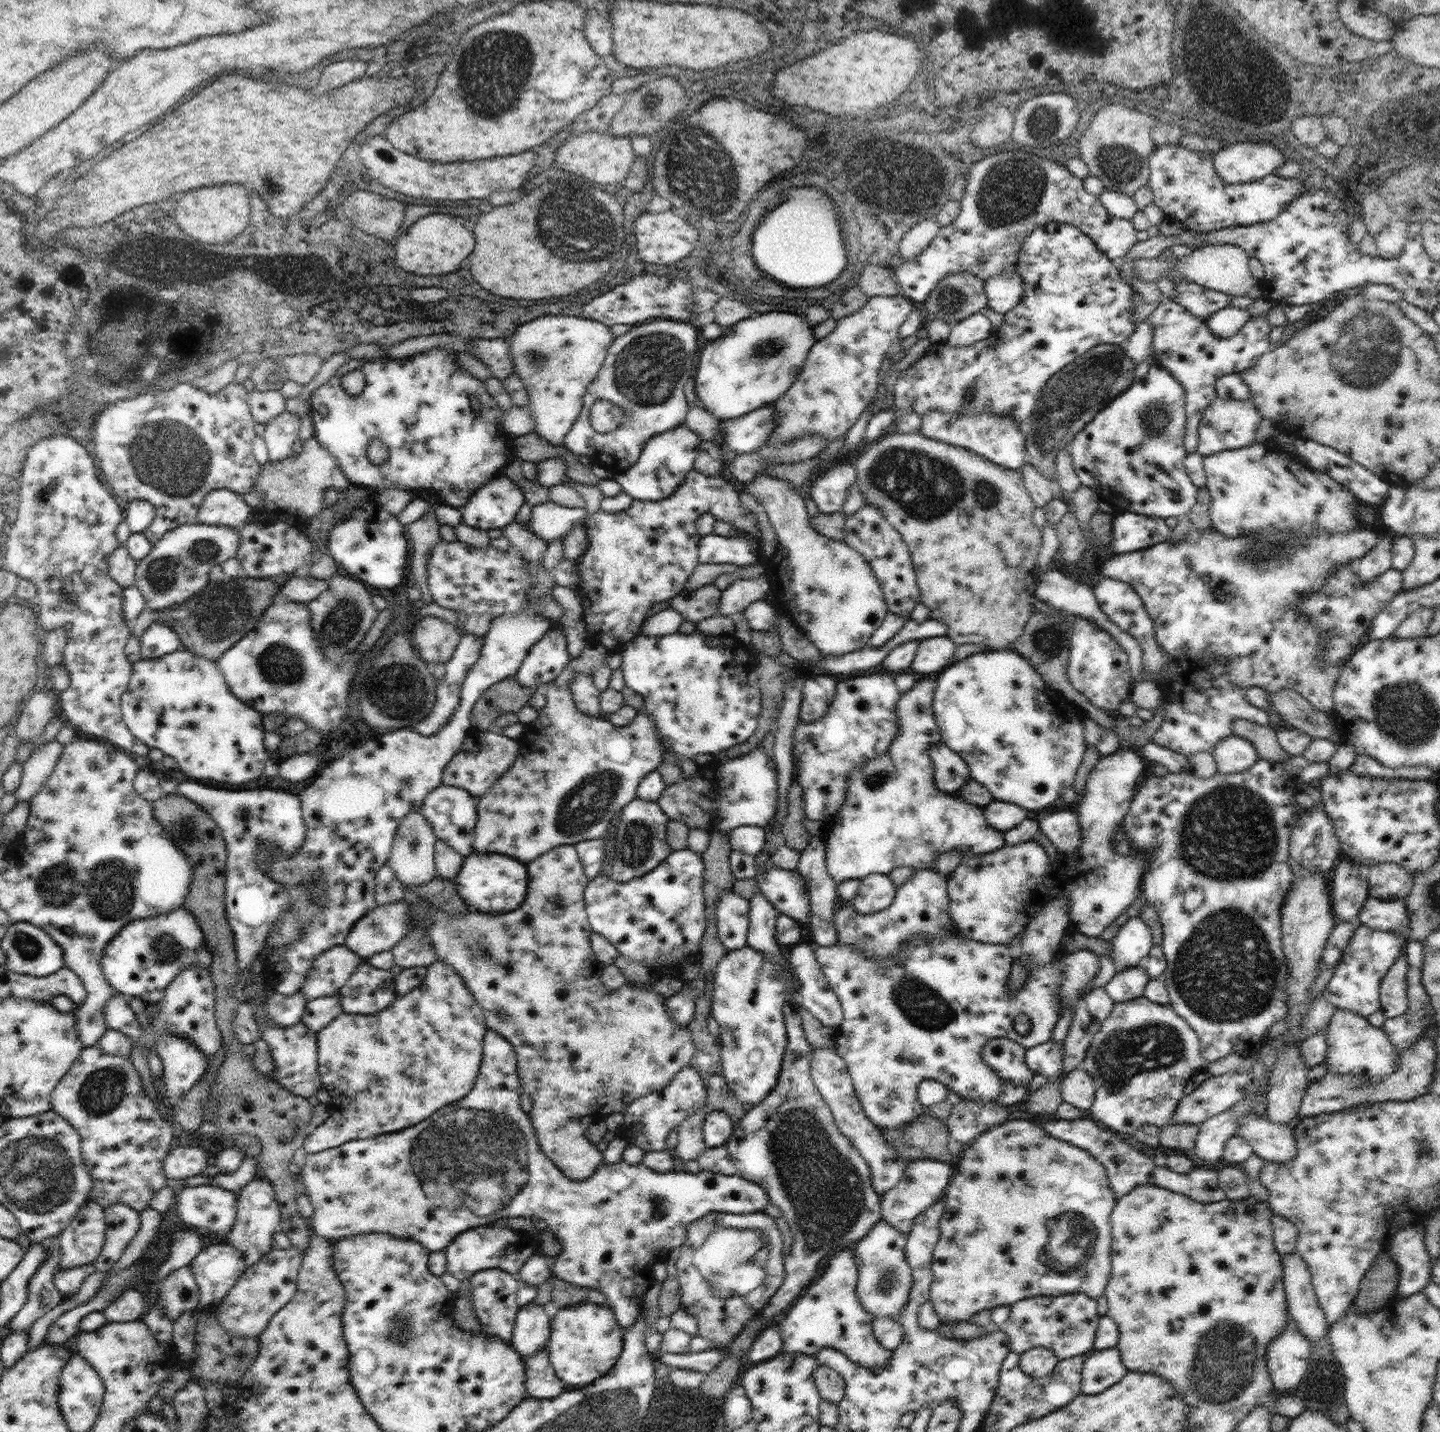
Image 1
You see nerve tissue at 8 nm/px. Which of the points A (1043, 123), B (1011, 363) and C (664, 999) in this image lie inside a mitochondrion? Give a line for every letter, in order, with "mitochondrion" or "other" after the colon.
A: mitochondrion
B: other
C: other

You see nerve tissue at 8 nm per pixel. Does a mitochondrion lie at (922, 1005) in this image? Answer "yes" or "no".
yes

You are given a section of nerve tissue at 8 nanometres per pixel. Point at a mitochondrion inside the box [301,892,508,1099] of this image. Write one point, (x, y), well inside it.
(479, 951)

